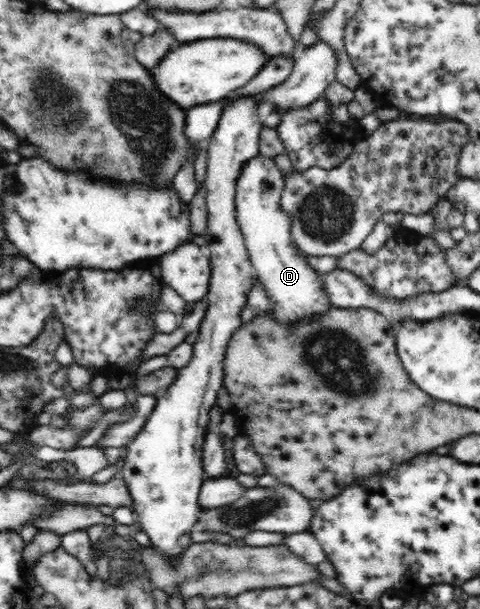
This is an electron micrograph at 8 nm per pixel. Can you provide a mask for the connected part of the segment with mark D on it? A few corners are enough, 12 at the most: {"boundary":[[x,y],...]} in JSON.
{"boundary":[[258,155],[236,213],[255,279],[283,325],[333,307],[292,240],[284,175]]}

